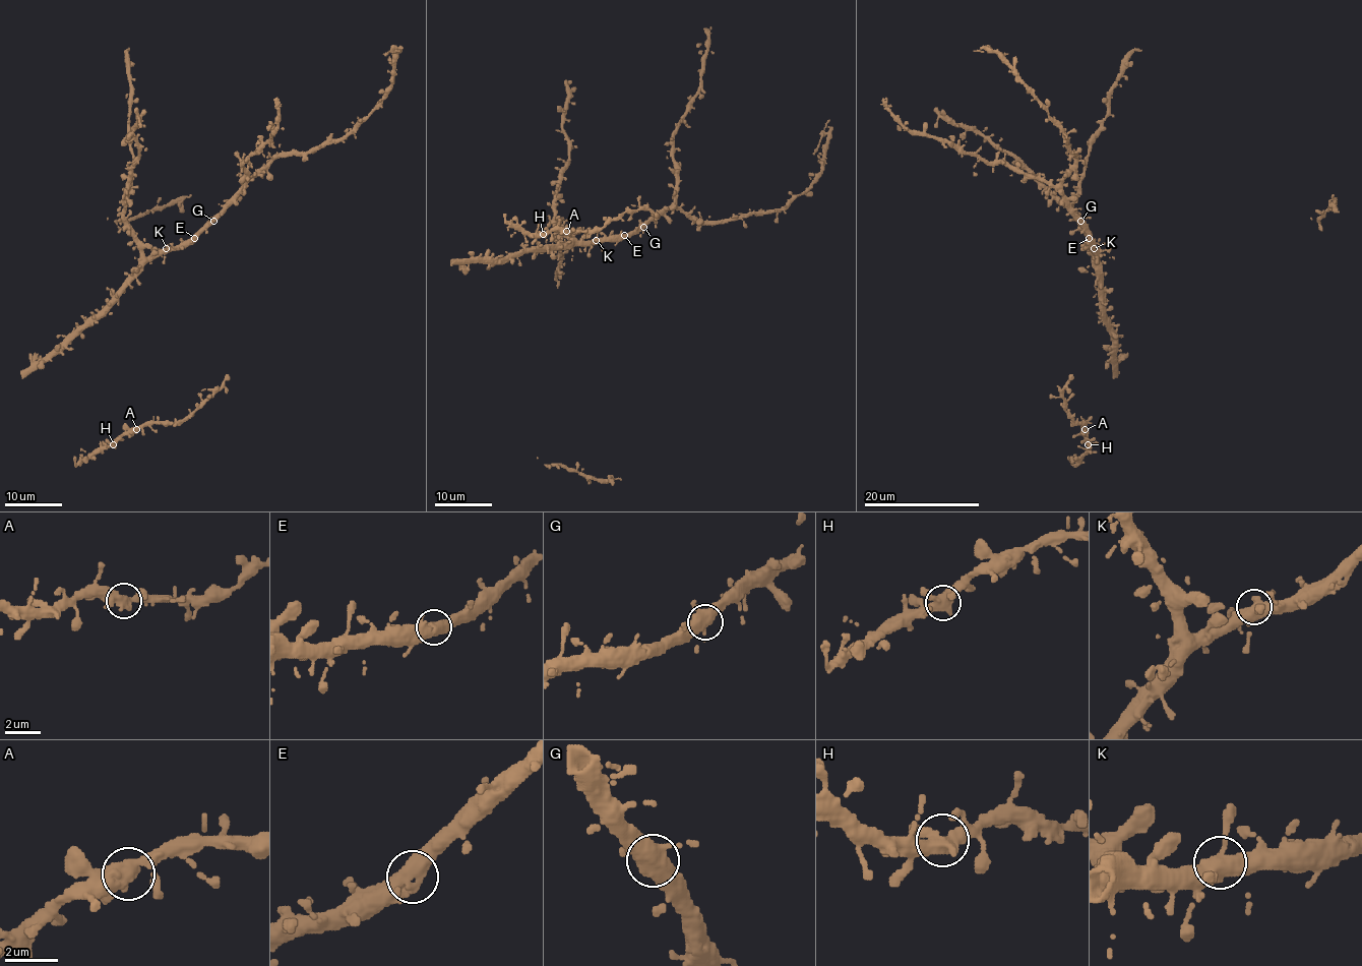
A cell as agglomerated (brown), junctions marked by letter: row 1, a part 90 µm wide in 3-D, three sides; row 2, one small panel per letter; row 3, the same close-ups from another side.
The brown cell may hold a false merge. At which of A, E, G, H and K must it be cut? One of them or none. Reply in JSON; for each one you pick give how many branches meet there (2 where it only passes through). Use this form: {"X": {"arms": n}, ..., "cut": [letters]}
{"cut": []}

